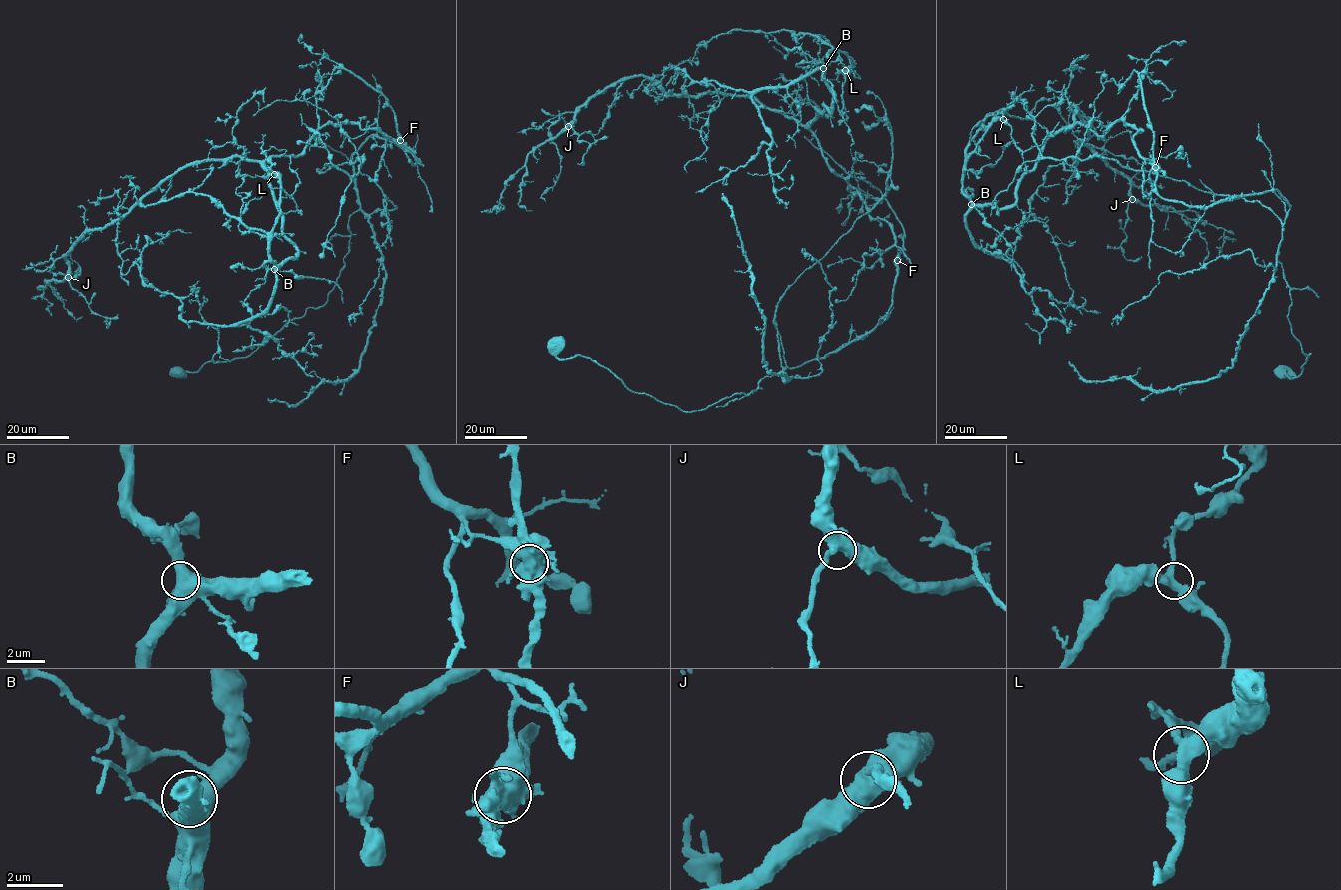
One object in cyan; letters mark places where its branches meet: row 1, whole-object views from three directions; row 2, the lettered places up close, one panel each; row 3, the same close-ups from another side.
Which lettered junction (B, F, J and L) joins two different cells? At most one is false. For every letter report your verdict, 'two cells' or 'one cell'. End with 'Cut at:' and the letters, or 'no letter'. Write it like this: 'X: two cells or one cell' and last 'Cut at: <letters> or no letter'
B: one cell
F: two cells
J: one cell
L: one cell
Cut at: F

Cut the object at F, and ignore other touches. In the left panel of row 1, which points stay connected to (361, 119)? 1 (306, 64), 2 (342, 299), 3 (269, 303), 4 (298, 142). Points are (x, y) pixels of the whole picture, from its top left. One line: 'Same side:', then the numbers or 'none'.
Same side: 1, 2, 3

